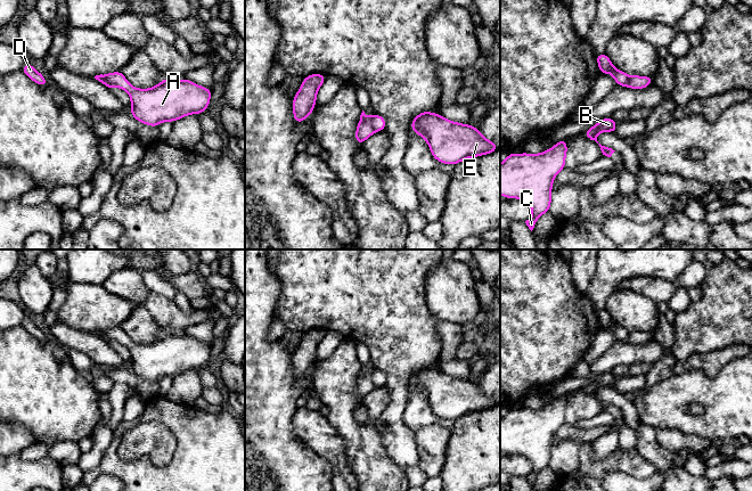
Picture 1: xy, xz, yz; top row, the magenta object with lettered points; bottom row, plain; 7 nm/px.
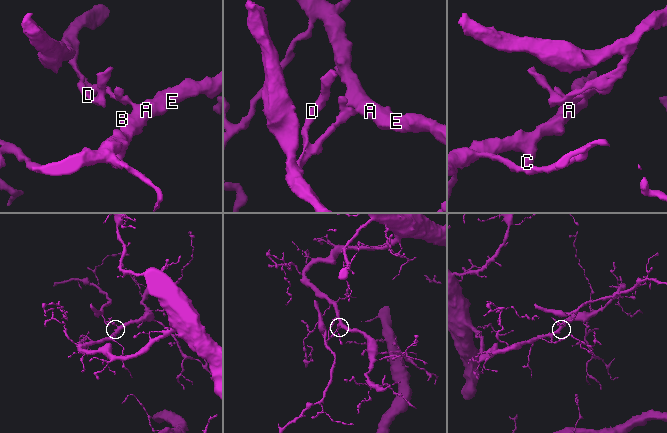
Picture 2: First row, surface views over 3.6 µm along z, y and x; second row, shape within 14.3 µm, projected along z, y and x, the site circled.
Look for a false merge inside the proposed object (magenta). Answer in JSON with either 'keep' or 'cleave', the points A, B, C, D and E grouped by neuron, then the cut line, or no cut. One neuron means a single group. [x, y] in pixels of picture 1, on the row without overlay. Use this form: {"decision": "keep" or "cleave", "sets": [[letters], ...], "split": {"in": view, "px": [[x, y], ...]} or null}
{"decision": "cleave", "sets": [["A", "B", "C", "E"], ["D"]], "split": {"in": "xz", "px": [[360, 375], [367, 375], [375, 386]]}}

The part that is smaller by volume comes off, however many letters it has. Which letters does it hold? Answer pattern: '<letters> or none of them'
D

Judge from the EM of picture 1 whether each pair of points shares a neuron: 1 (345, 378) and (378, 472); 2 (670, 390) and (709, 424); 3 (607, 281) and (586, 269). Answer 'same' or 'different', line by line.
1: same
2: same
3: different

